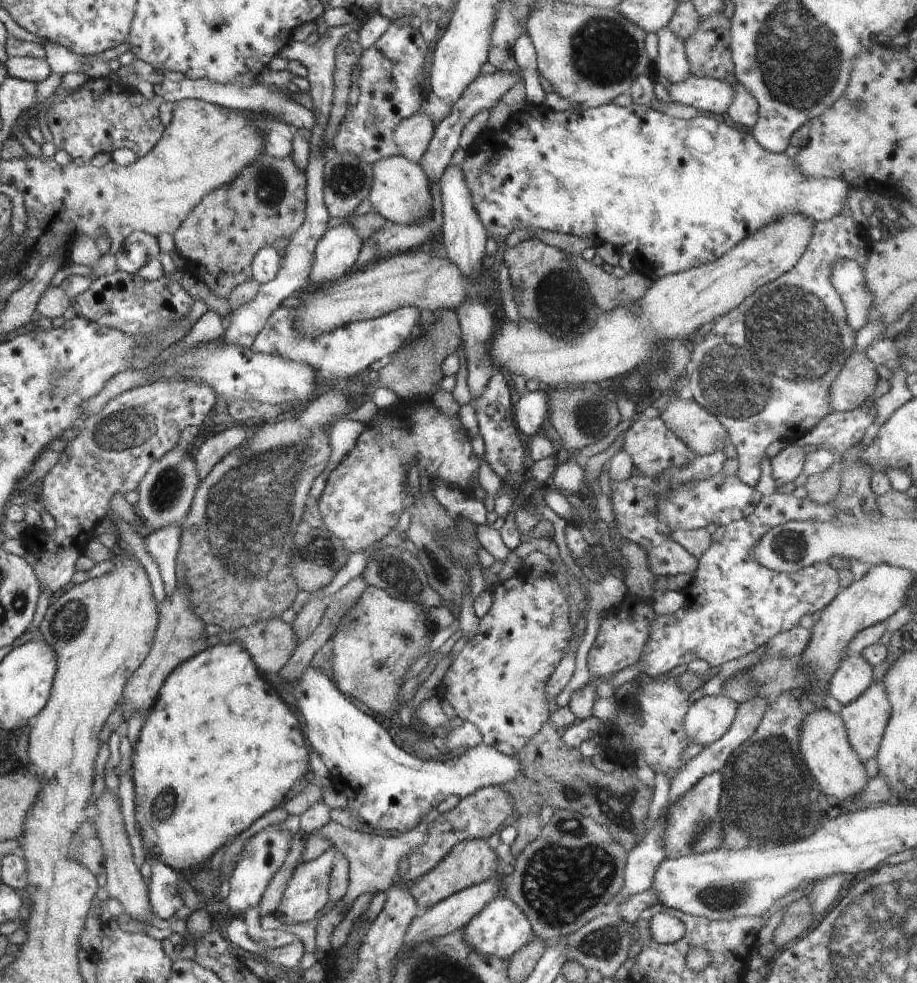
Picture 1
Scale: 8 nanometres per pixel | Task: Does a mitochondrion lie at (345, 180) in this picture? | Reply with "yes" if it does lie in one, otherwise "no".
yes

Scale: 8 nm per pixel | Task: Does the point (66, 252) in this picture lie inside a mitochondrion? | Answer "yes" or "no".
no

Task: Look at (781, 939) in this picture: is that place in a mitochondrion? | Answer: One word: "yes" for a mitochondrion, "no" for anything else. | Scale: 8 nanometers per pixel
no

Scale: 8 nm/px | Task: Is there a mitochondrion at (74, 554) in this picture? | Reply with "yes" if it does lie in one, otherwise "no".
no

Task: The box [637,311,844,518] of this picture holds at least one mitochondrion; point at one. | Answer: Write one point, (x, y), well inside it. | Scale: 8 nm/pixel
(666, 360)

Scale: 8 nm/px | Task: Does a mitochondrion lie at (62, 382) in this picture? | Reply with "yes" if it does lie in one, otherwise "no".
yes

